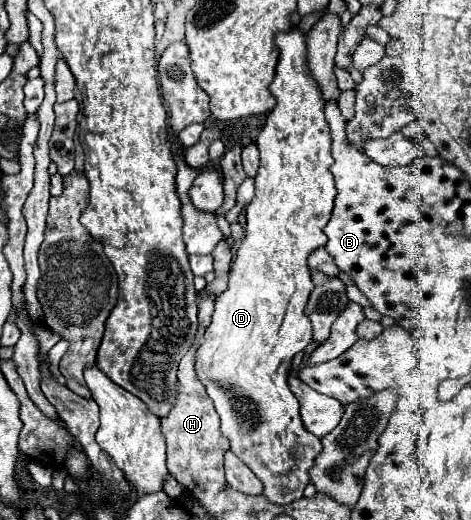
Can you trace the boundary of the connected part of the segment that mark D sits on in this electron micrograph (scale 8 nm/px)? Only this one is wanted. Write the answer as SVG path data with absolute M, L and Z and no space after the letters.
M291 26L289 32L279 32L275 36L275 44L279 44L281 50L277 74L269 86L275 96L275 108L269 112L255 140L261 152L261 166L255 176L257 192L247 206L245 238L231 264L229 288L215 300L213 320L195 362L197 378L215 402L217 414L221 416L221 432L229 438L231 452L235 452L235 456L263 482L263 496L273 504L291 504L303 498L303 488L309 484L309 468L317 452L321 452L321 440L305 430L299 416L299 400L287 384L291 358L305 350L313 338L311 322L305 316L305 306L313 290L307 256L311 250L327 244L323 228L331 216L335 198L333 174L329 172L333 164L331 130L323 116L325 100L307 66L305 36L307 34L299 26Z

